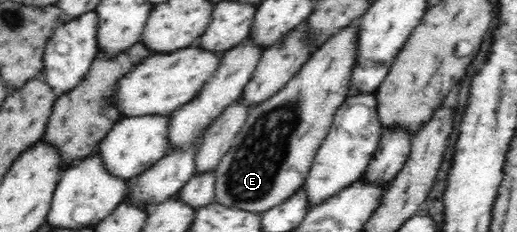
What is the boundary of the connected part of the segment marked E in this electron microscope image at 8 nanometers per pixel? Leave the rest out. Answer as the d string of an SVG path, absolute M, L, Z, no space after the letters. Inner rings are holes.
M356 22L334 32L280 91L249 109L232 147L216 166L216 201L262 214L303 187L334 114L350 95L352 73L358 65L358 41Z

